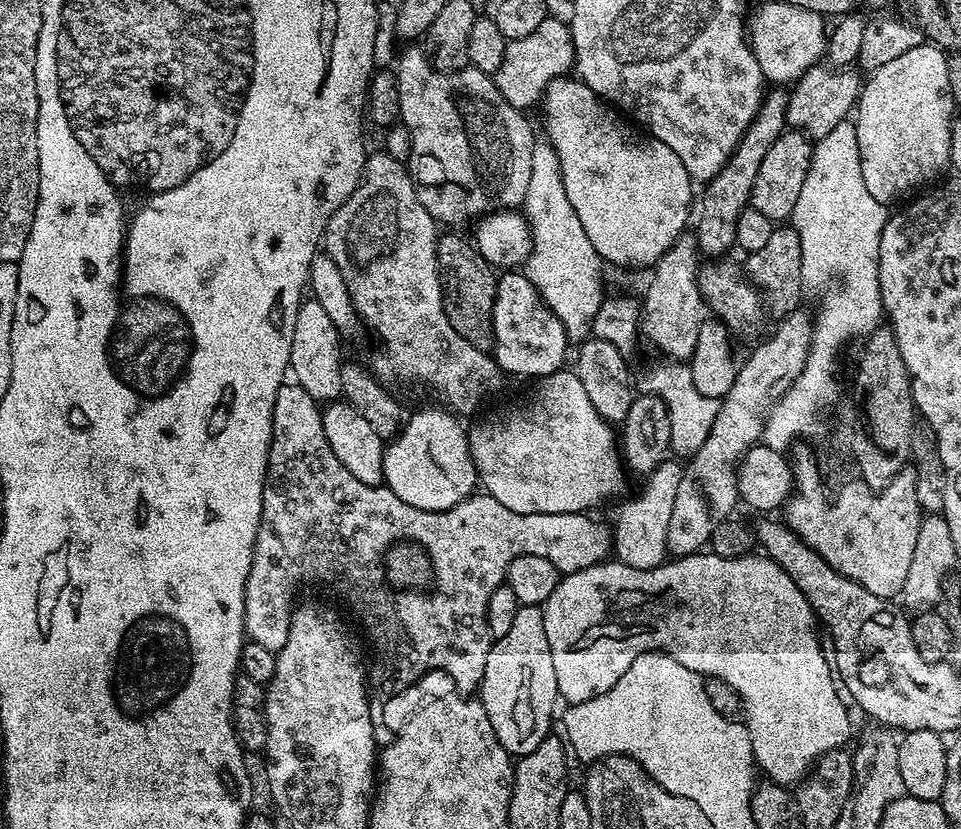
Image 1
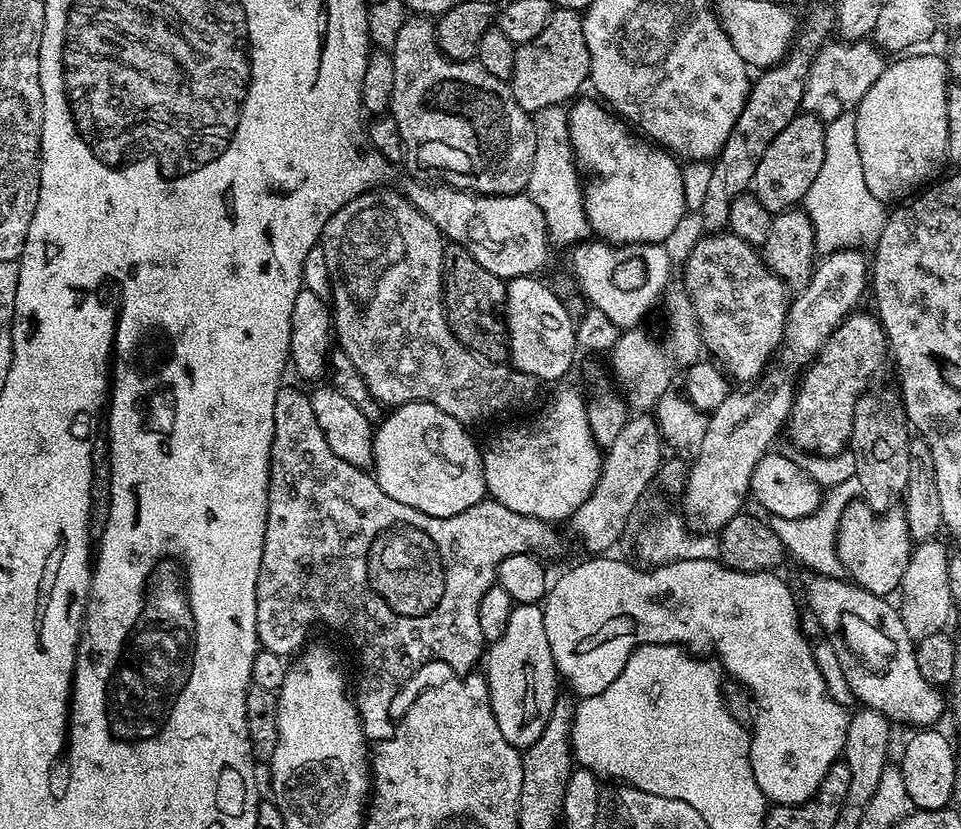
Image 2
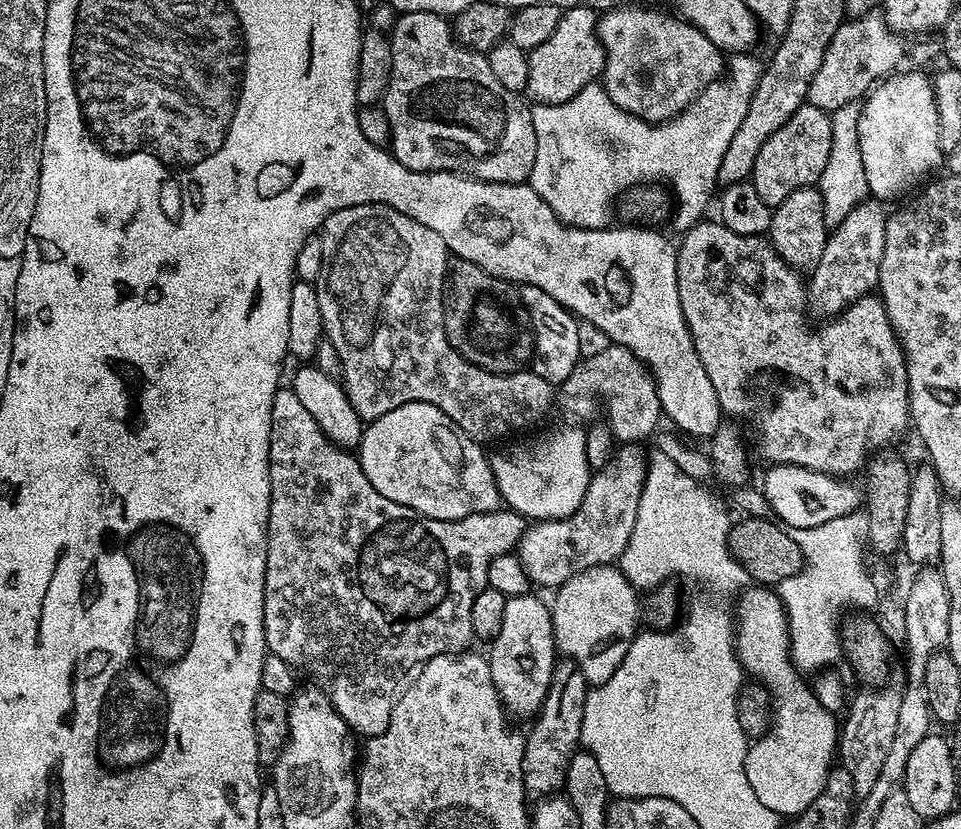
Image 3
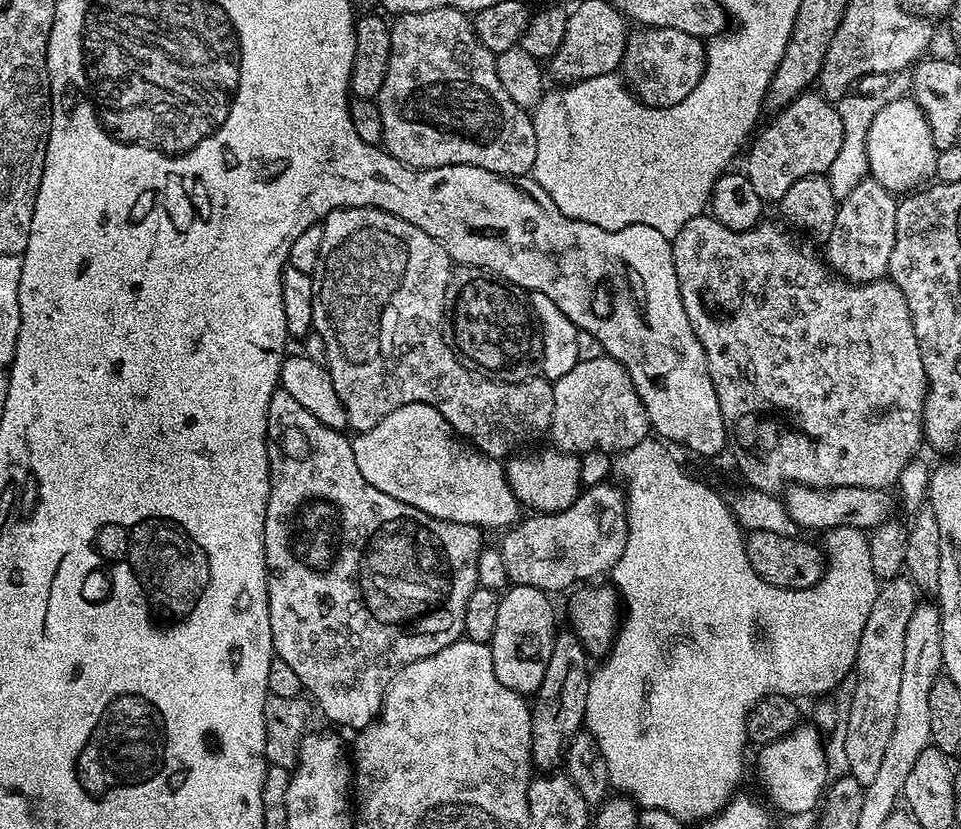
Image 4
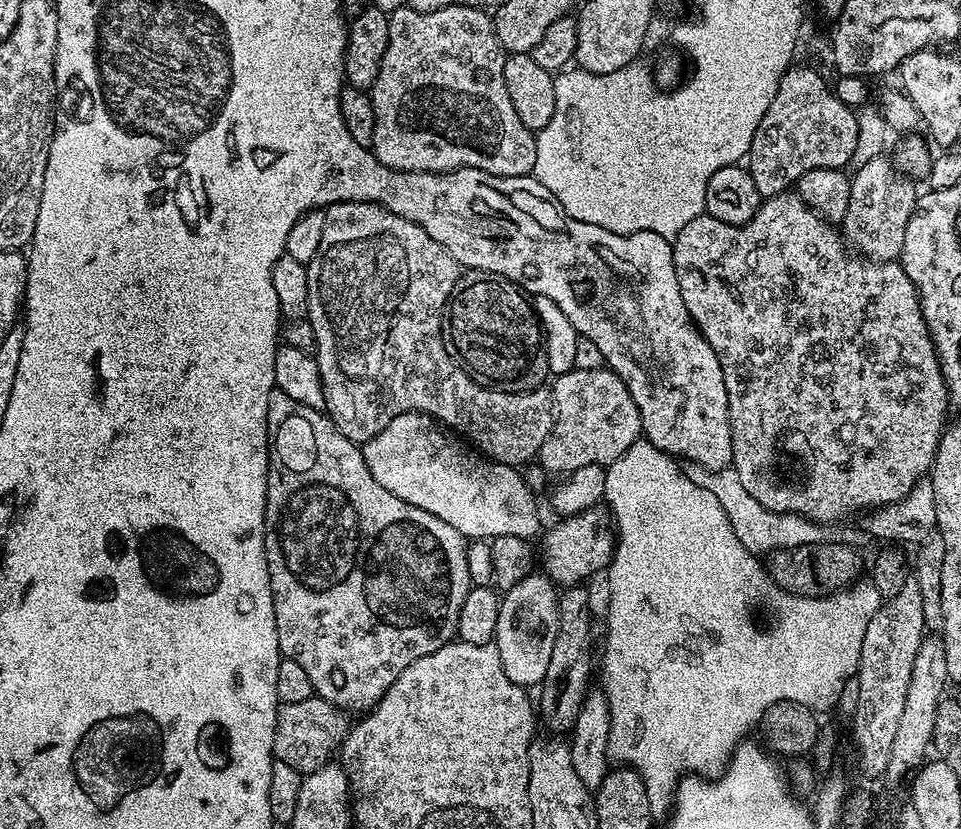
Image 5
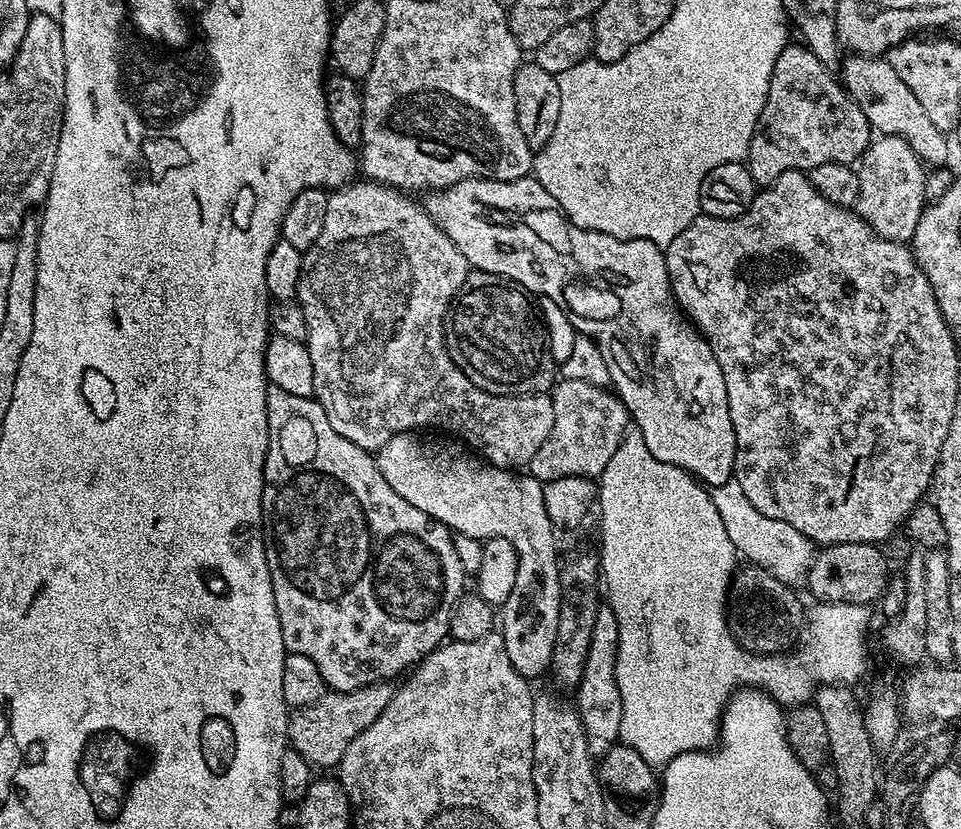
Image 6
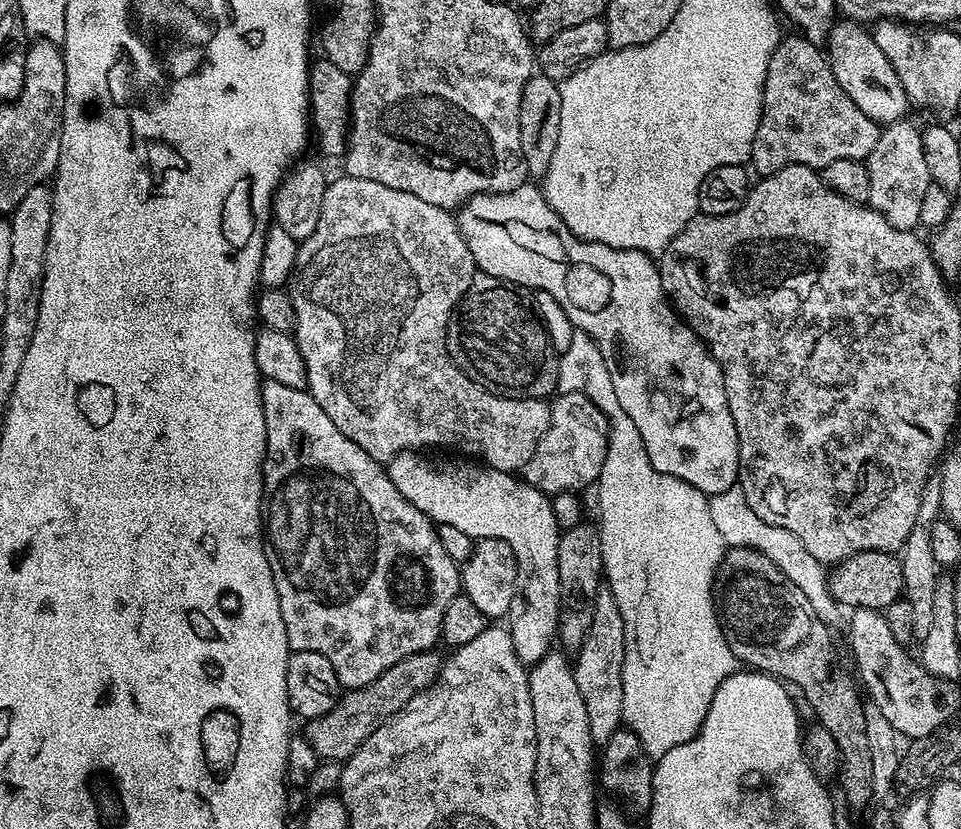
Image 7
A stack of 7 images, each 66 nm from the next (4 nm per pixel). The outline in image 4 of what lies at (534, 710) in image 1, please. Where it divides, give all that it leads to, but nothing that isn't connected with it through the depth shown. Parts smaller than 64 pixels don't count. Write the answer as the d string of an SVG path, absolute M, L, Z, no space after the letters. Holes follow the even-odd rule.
M521 584L509 587L501 595L498 606L498 626L490 645L494 658L494 674L502 686L521 694L535 694L542 686L542 674L550 662L552 640L558 631L556 612L552 609L549 593L534 586Z

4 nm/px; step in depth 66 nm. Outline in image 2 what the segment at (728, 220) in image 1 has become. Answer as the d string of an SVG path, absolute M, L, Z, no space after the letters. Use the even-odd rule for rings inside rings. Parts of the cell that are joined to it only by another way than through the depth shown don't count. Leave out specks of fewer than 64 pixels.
M831 3L816 4L802 20L796 33L794 47L784 59L779 60L773 68L763 69L760 76L751 81L746 106L742 106L742 114L738 114L738 122L734 122L734 130L730 130L730 138L726 138L726 146L722 146L712 164L710 183L706 189L706 198L702 198L702 206L698 209L703 231L715 234L727 229L730 218L730 205L734 198L752 187L754 170L758 170L758 162L762 162L762 154L766 154L766 146L782 134L783 128L795 116L802 112L802 94L804 83L810 74L810 66L816 53L824 47L833 35L836 26L836 10Z

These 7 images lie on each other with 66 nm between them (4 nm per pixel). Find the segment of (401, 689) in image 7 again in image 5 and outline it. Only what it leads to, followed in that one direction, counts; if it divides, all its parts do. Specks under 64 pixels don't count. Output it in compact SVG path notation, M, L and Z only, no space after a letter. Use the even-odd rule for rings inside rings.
M313 694L302 702L281 703L276 709L273 757L282 762L287 762L289 766L294 766L294 770L298 770L302 774L313 772L322 765L329 763L337 755L340 745L344 743L349 727L349 713L345 712L343 708L335 708L333 704L326 702L321 696Z

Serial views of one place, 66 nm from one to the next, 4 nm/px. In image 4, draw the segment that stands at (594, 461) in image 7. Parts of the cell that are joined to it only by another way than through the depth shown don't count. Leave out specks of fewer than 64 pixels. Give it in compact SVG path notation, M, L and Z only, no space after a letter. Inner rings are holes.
M607 354L589 360L580 360L570 370L570 374L562 374L552 384L554 390L554 414L552 415L552 427L550 437L557 449L573 454L589 453L594 450L609 454L621 454L631 450L638 443L650 436L650 425L646 406L642 404L642 398L638 396L638 390L634 390L634 382L630 380L630 374L619 364L614 357Z

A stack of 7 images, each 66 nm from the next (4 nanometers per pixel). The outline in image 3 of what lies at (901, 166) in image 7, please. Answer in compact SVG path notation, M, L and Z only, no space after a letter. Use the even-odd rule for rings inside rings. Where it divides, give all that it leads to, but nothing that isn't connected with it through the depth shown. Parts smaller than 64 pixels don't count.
M866 198L861 204L854 206L854 210L850 210L840 224L829 231L826 250L822 250L822 258L806 284L811 311L813 313L816 311L820 318L837 316L839 312L850 307L855 300L860 300L877 291L882 266L882 246L886 246L886 222L889 218L889 213L884 212L884 208L885 205L881 201Z

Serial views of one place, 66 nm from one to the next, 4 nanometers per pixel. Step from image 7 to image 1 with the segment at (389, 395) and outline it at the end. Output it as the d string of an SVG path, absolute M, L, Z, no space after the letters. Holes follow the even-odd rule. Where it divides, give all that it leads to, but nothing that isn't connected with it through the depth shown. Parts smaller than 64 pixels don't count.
M377 150L373 156L371 153L365 159L364 175L360 178L359 187L354 190L354 194L350 194L350 198L346 198L346 202L342 206L338 206L338 210L330 218L324 231L322 248L326 255L334 258L334 266L338 266L338 270L342 270L342 282L346 282L346 290L350 294L352 305L356 307L356 315L367 327L369 324L373 334L380 339L380 353L377 354L374 364L370 366L377 380L388 384L391 384L390 382L425 384L426 387L433 388L445 400L443 403L453 413L461 414L460 412L474 411L487 396L494 395L503 386L506 376L496 365L495 359L485 349L470 346L470 342L466 342L466 338L462 338L462 334L458 334L458 330L454 330L454 326L450 326L450 318L444 309L444 291L440 289L440 267L436 261L436 241L438 239L436 228L438 229L438 221L430 215L426 206L422 206L416 193L416 182L410 177L405 161L395 160L390 158L388 152Z

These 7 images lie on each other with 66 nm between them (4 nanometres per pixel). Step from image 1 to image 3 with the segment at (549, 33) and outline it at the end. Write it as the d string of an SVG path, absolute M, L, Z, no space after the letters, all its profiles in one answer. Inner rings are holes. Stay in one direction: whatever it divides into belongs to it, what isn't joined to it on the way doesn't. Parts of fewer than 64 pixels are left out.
M566 8L560 13L560 21L554 34L542 42L542 46L531 49L528 52L528 75L527 95L533 96L536 104L561 104L574 94L578 94L588 84L599 81L604 71L604 47L600 41L600 35L596 32L598 12L595 8Z

